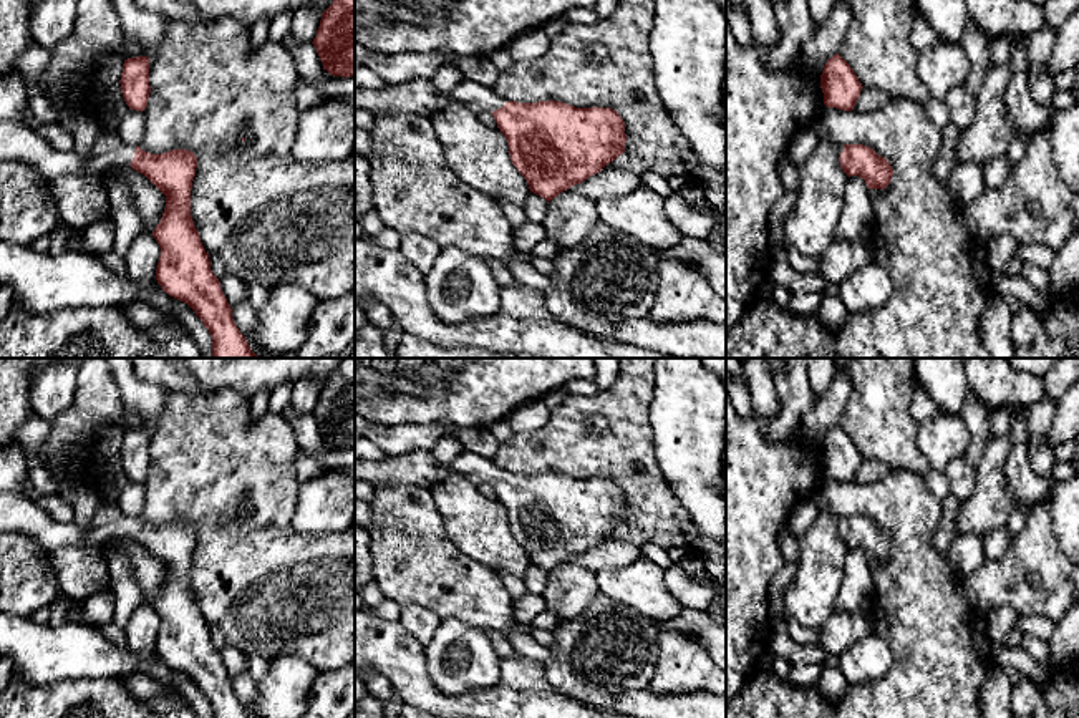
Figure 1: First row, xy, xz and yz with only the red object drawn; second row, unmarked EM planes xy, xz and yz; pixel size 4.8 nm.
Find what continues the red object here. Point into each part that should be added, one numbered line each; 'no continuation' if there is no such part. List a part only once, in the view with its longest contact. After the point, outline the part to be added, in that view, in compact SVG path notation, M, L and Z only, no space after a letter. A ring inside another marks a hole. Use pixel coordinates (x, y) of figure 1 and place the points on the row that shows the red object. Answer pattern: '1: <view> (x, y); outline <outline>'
1: xy (19, 141); outline M0 123L0 163L18 161L33 166L48 182L71 172L99 172L129 166L136 146L124 144L116 133L99 129L93 151L81 158L75 151L58 151L30 126Z

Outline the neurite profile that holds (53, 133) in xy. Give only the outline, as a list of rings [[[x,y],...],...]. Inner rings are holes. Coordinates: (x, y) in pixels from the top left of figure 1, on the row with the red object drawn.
[[[28,109],[25,114],[25,124],[36,131],[43,139],[46,139],[58,151],[75,151],[73,136],[56,123],[40,123],[35,114]]]

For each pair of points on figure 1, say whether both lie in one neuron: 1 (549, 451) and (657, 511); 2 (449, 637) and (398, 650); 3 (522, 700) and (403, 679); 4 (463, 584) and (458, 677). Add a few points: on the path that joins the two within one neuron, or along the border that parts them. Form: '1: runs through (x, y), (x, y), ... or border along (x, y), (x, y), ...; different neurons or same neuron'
1: runs through (577, 451), (602, 451), (633, 483); same neuron
2: border along (423, 647), (433, 685); different neurons
3: runs through (493, 700), (433, 700); same neuron
4: border along (441, 619), (459, 619), (484, 630); different neurons

